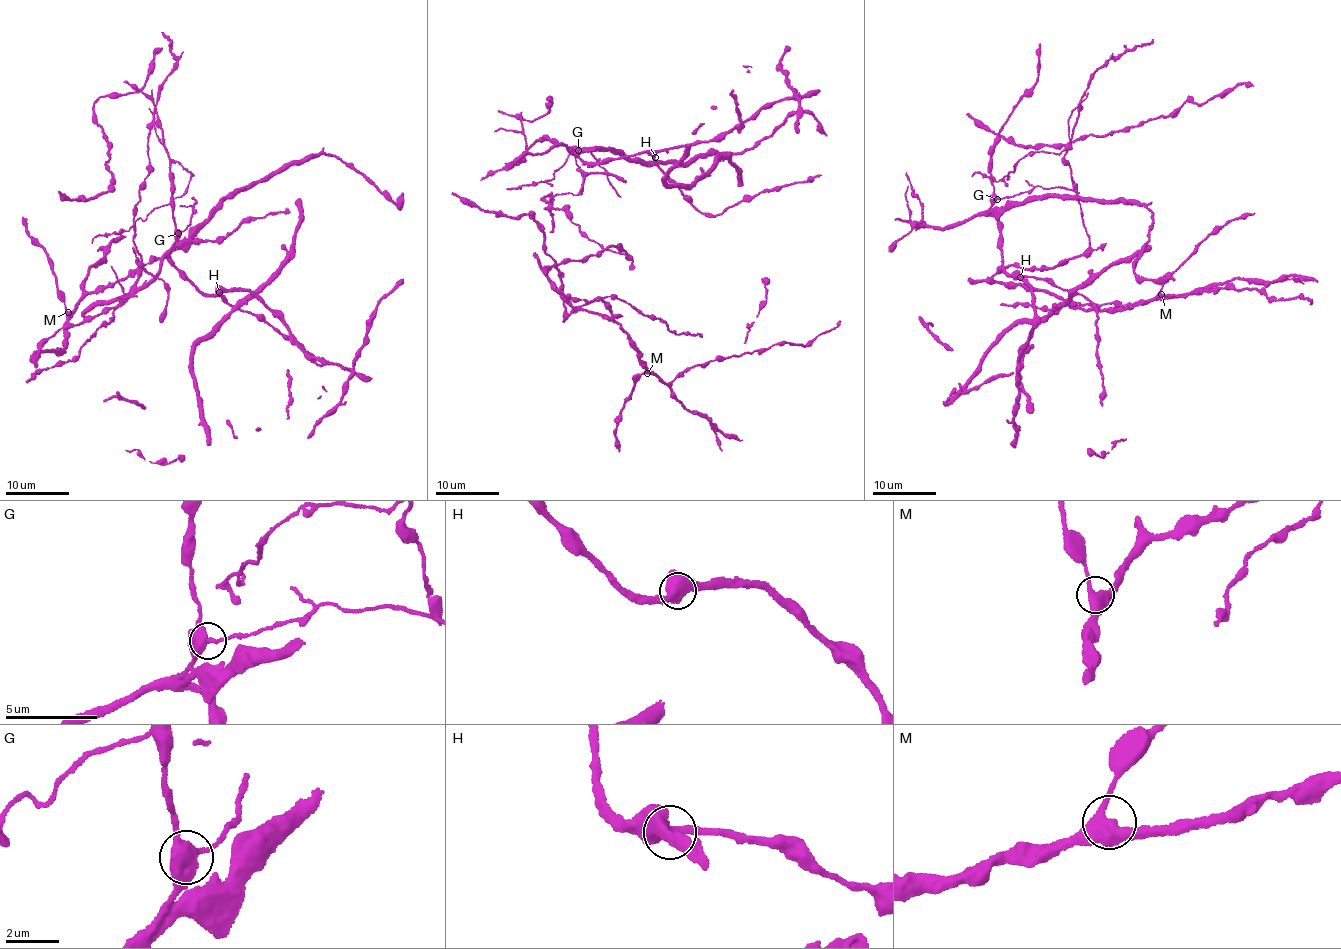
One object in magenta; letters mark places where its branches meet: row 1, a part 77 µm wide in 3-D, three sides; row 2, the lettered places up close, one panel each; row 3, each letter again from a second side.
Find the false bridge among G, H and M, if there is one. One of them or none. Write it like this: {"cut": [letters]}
{"cut": ["G"]}

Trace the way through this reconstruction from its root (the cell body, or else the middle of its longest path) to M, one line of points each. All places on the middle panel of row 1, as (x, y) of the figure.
M: (568, 217), (588, 238), (628, 256), (610, 245), (545, 268), (548, 281), (575, 308), (618, 323), (647, 373)

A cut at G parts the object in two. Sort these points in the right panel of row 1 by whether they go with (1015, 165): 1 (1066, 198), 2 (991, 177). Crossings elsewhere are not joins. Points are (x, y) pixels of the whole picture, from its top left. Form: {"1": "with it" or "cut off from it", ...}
{"1": "with it", "2": "with it"}

